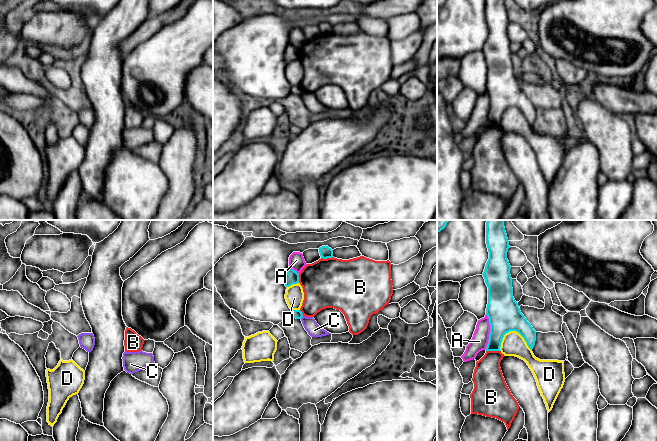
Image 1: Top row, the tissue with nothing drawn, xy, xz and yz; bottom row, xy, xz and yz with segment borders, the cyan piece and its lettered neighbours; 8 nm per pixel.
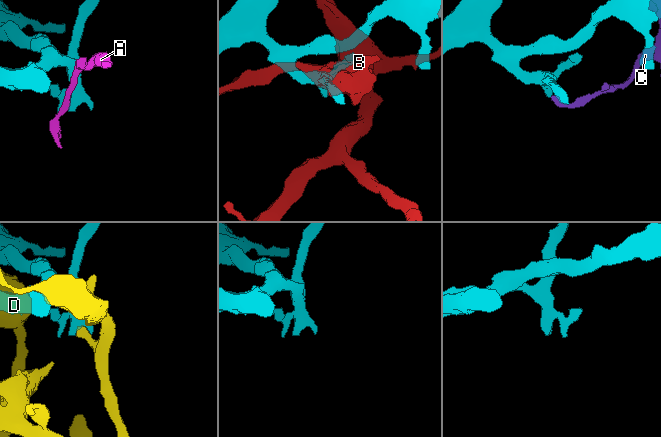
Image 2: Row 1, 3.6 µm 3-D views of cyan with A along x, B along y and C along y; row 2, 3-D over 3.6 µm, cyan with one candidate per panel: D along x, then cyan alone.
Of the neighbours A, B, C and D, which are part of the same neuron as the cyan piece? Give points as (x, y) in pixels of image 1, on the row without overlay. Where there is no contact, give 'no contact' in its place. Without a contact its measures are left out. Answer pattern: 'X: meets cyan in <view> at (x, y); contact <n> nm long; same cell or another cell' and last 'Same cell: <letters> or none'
A: meets cyan in yz at (490, 107); contact 300 nm long; another cell
B: meets cyan in yz at (493, 126); contact 110 nm long; another cell
C: meets cyan in xz at (301, 93); contact 40 nm long; another cell
D: meets cyan in yz at (514, 106); contact 260 nm long; another cell
Same cell: none

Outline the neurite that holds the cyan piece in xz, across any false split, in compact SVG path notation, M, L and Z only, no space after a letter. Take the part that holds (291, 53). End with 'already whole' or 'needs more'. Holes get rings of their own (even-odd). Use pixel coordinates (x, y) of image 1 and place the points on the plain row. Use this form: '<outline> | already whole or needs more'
M289 44L284 53L284 60L286 63L289 63L293 60L299 59L299 49Z | already whole

